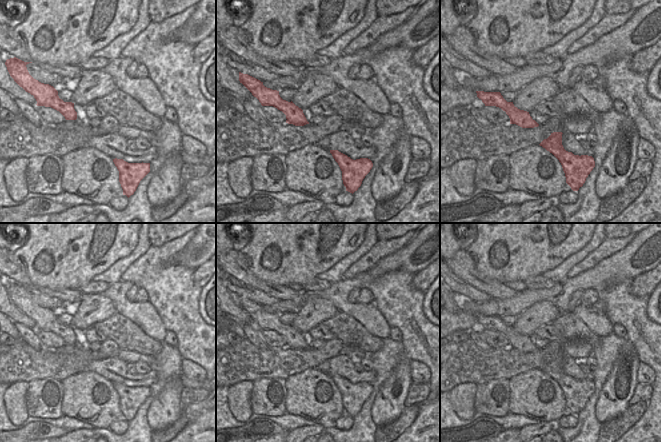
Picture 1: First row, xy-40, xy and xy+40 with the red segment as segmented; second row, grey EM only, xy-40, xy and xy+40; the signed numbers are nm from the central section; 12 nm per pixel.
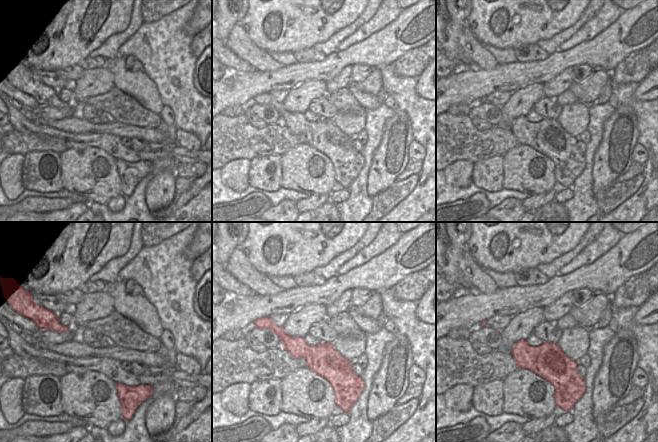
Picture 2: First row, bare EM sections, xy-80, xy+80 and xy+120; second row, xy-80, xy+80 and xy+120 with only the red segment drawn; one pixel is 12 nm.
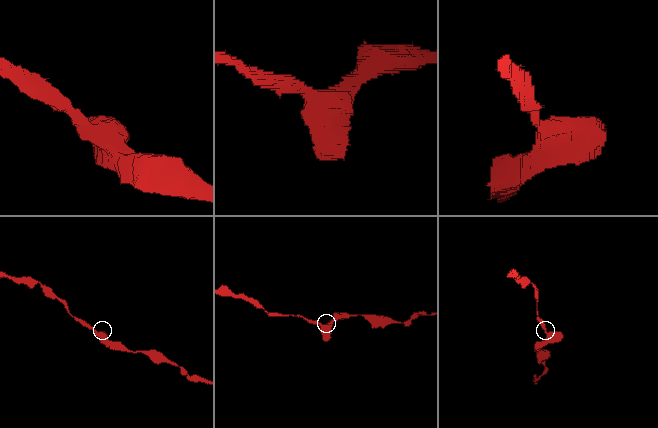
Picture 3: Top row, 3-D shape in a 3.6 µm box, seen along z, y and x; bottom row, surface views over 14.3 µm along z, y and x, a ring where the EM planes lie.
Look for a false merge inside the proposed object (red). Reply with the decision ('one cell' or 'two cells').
one cell

